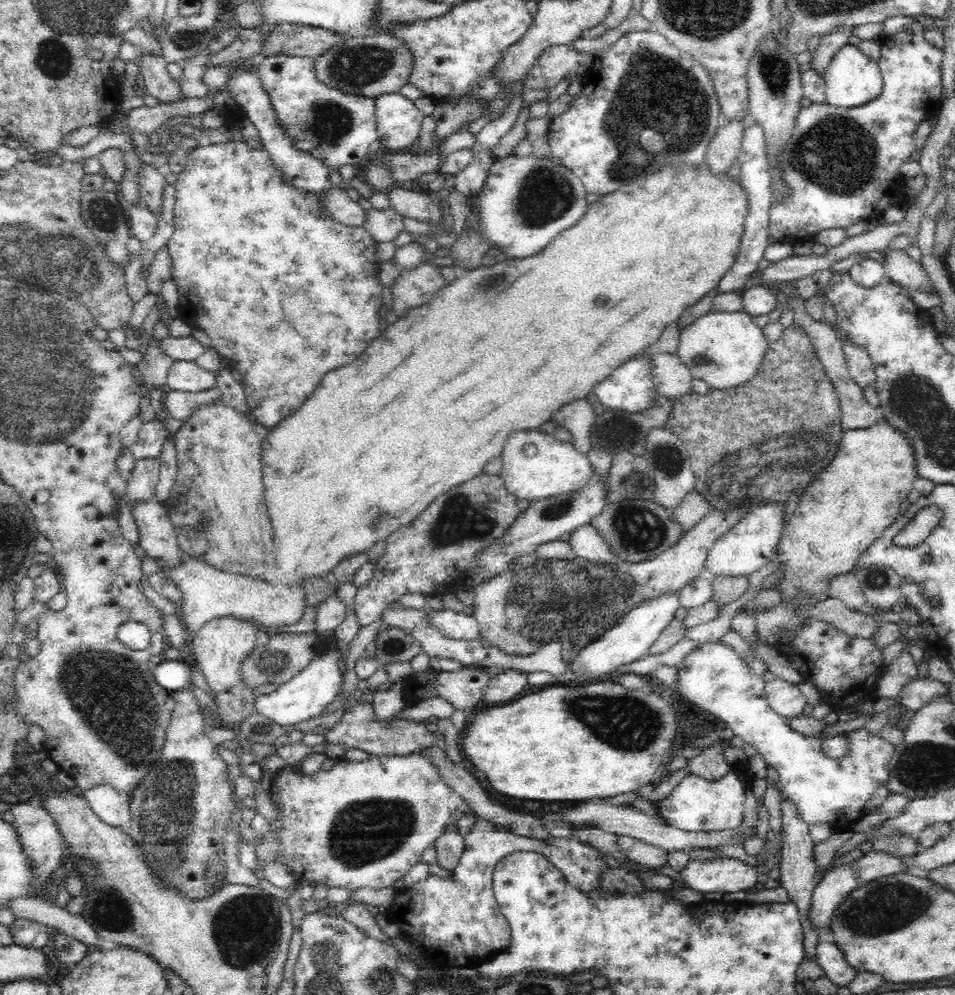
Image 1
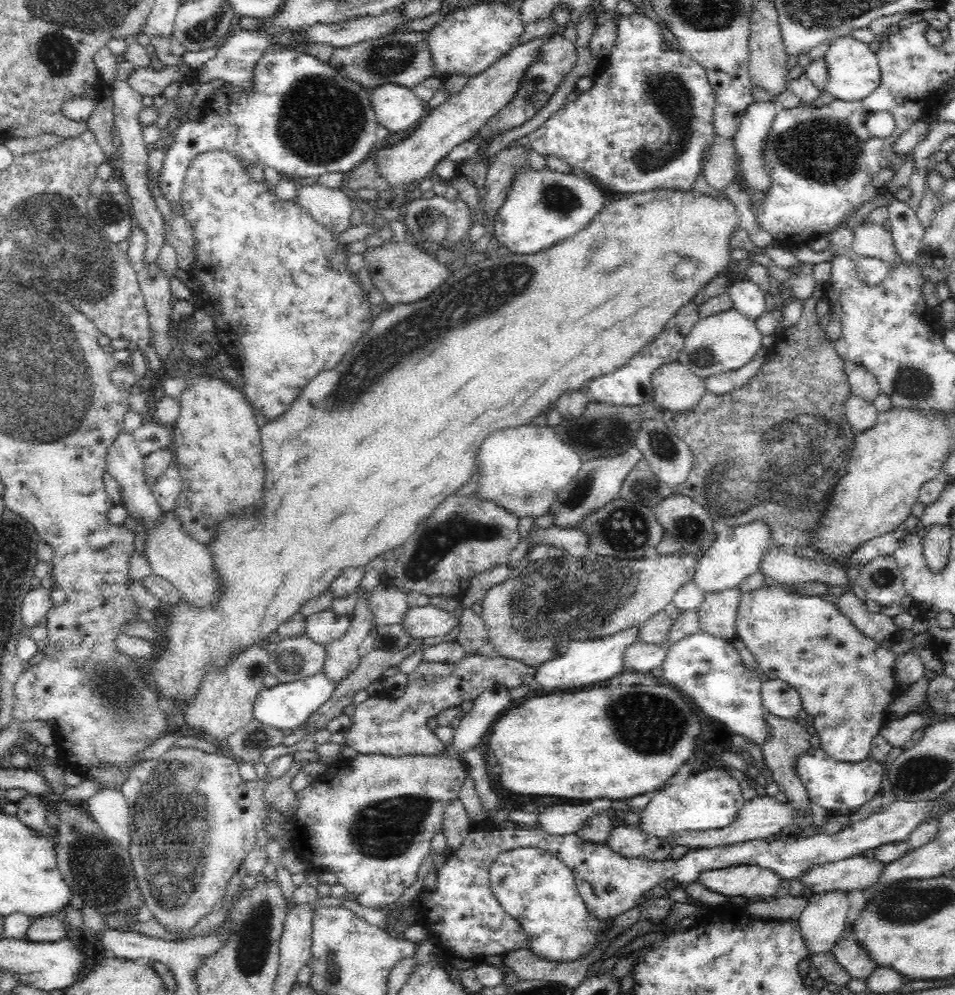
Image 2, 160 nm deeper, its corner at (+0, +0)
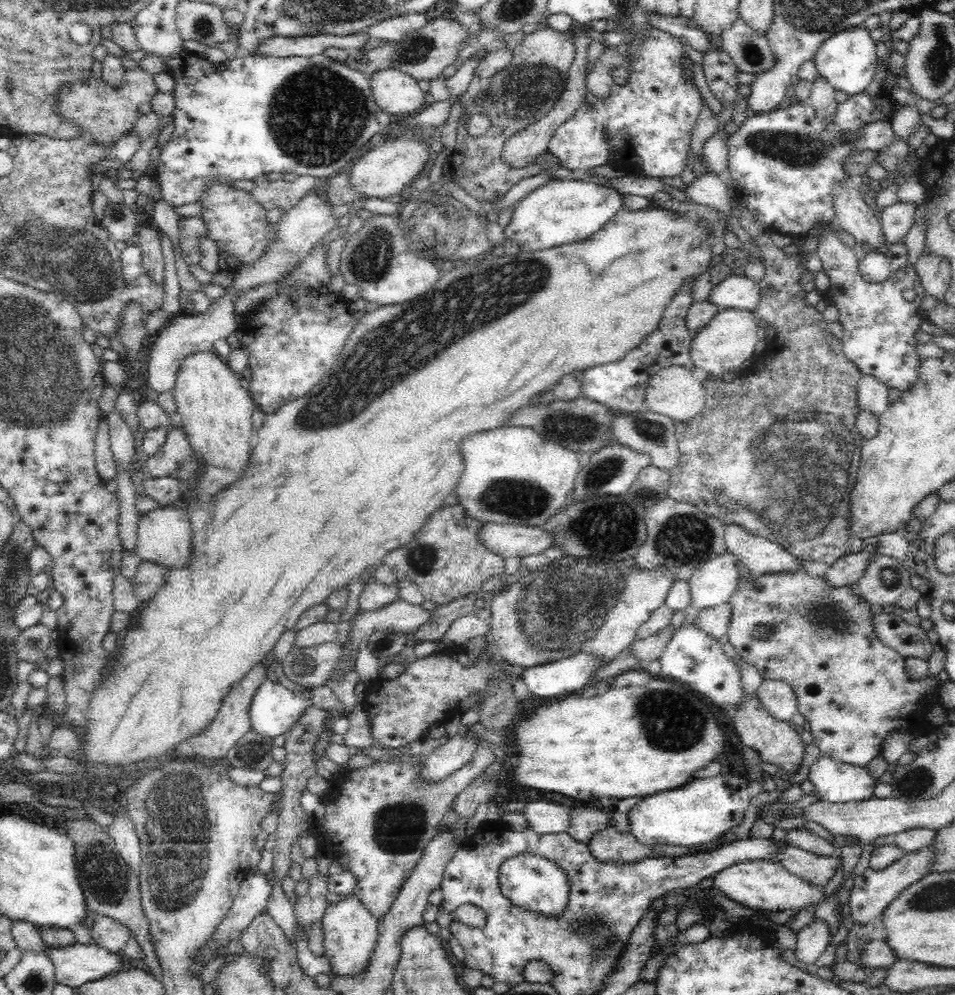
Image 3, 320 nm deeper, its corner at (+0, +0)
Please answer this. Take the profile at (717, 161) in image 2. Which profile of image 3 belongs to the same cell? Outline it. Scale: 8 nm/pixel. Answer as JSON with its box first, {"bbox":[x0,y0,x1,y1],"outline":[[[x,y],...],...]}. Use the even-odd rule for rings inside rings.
{"bbox":[684,172,731,214],"outline":[[[714,172],[696,177],[684,189],[684,196],[686,201],[692,204],[712,206],[724,214],[728,214],[728,210],[731,210],[724,182]]]}

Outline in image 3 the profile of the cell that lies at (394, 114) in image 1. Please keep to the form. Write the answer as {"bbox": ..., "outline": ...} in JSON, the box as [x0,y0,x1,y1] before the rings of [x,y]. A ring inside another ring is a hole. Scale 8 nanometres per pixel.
{"bbox":[368,68,429,114],"outline":[[[382,68],[368,77],[375,103],[390,114],[412,114],[429,101],[429,95],[420,89],[414,76],[395,68]]]}

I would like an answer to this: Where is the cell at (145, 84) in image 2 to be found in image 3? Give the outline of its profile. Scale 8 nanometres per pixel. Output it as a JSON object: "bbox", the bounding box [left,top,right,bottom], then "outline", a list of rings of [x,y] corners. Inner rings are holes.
{"bbox":[54,67,157,149],"outline":[[[140,67],[126,70],[120,86],[112,86],[100,77],[92,75],[72,80],[56,92],[54,111],[60,118],[74,123],[80,130],[79,137],[93,138],[93,141],[114,149],[118,140],[134,136],[135,122],[138,118],[138,106],[149,102],[156,94],[157,87],[149,73]]]}

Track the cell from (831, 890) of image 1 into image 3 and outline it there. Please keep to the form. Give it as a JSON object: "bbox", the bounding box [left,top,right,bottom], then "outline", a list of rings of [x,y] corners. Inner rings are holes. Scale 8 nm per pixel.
{"bbox":[794,921,832,968],"outline":[[[813,921],[797,934],[798,942],[794,954],[799,962],[811,968],[815,967],[815,962],[826,951],[832,940],[830,933],[826,930],[828,927],[824,921]]]}

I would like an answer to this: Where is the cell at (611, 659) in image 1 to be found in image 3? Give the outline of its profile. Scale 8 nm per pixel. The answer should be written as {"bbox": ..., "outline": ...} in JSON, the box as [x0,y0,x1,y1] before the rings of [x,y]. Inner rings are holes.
{"bbox":[519,653,604,696],"outline":[[[578,653],[548,664],[525,667],[519,678],[528,688],[530,696],[564,696],[566,692],[574,692],[586,686],[592,672],[602,665],[604,661]]]}

